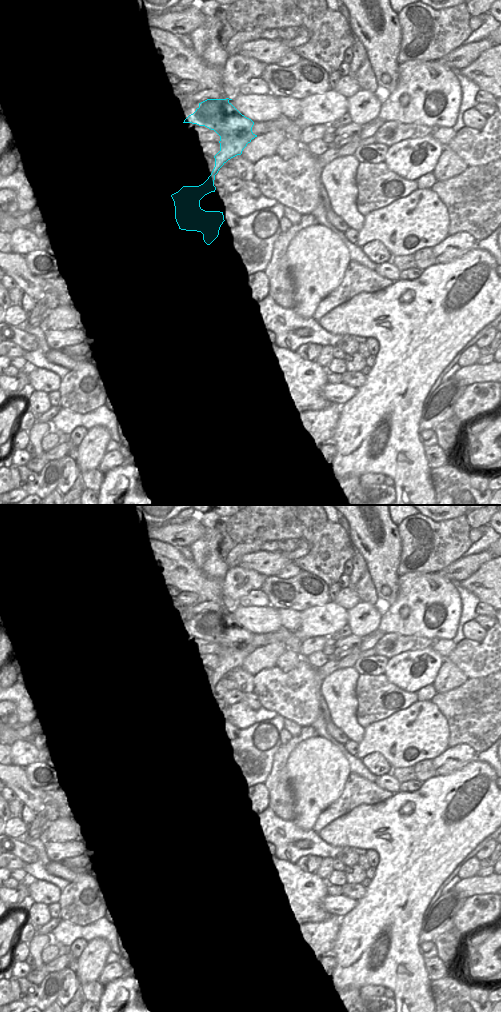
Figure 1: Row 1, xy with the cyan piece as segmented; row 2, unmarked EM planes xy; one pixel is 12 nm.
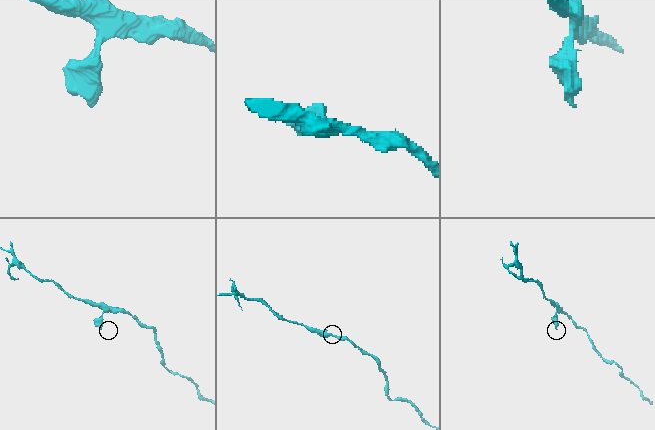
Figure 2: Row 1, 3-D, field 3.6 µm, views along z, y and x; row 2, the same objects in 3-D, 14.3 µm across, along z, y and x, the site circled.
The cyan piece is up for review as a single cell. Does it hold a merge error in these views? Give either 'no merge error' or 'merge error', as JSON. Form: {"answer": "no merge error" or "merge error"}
{"answer": "no merge error"}

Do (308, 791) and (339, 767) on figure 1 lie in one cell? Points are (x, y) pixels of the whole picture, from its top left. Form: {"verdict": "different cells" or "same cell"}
{"verdict": "same cell"}

